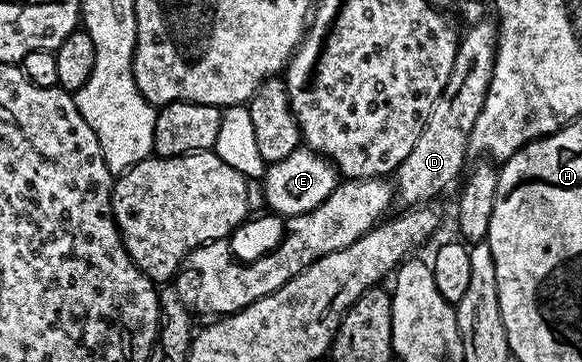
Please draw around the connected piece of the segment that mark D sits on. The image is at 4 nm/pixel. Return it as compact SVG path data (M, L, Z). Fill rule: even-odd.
M492 21L476 23L465 35L463 32L446 89L442 89L418 141L414 141L414 149L410 149L394 172L394 195L404 205L427 204L435 195L442 194L456 178L461 178L465 170L464 158L470 155L468 138L474 129L474 121L478 121L478 113L482 113L490 85L496 60L497 34L497 24Z

